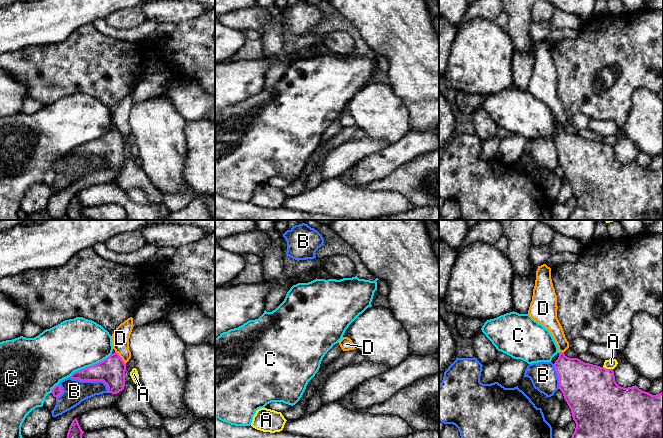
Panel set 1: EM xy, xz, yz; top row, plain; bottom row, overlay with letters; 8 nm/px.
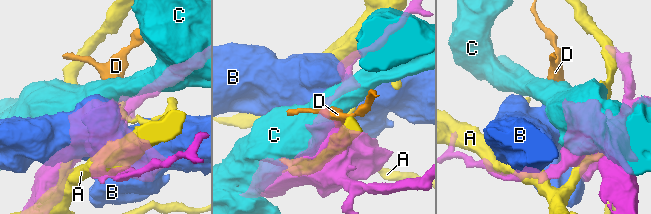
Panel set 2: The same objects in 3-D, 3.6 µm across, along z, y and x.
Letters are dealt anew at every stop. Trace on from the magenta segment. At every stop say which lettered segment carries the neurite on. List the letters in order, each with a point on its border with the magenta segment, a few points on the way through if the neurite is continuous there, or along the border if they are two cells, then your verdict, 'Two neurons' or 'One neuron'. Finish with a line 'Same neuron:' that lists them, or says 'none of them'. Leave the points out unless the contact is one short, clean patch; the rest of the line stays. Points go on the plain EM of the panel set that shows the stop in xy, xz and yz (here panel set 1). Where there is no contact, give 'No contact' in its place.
A: Touches magenta at yz (608, 145). Two neurons
B: Touches magenta at xy (92, 156). Two neurons
C: Touches magenta at xy (90, 142). Two neurons
D: Touches magenta at xy (121, 134). Boundary: xy (115, 127), (125, 140). Two neurons
Same neuron: none of them

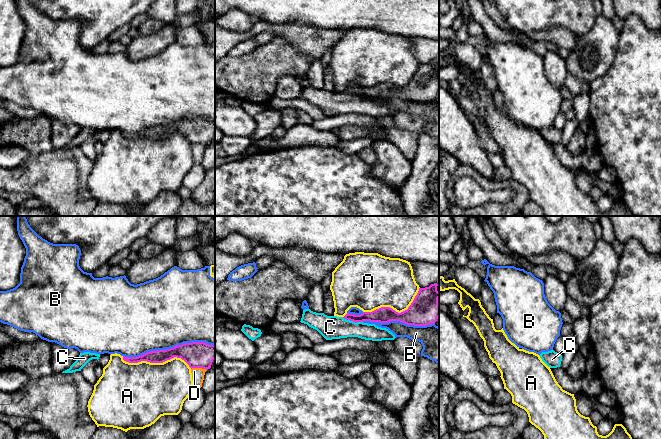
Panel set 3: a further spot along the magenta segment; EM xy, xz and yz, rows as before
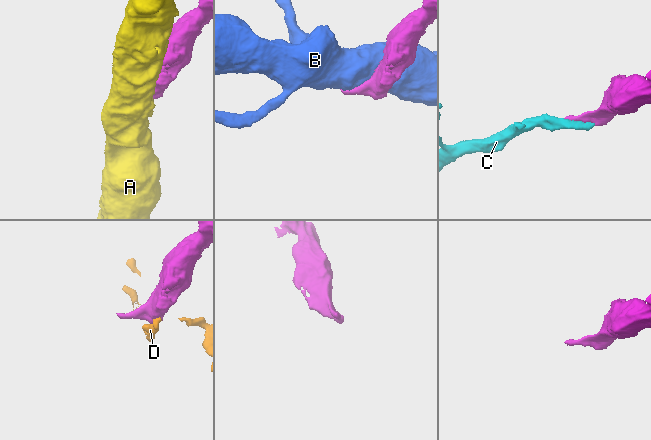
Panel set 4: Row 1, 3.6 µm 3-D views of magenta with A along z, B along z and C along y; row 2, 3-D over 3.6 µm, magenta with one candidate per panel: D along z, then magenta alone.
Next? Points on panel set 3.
A: Touches magenta at xy (156, 138). Two neurons
B: Touches magenta at xy (168, 125). Two neurons
C: Touches magenta at xz (352, 96). Path across: xz (382, 91), (352, 96), (344, 103), (330, 103). One neuron
D: Touches magenta at xy (199, 143). Two neurons
Same neuron: C

